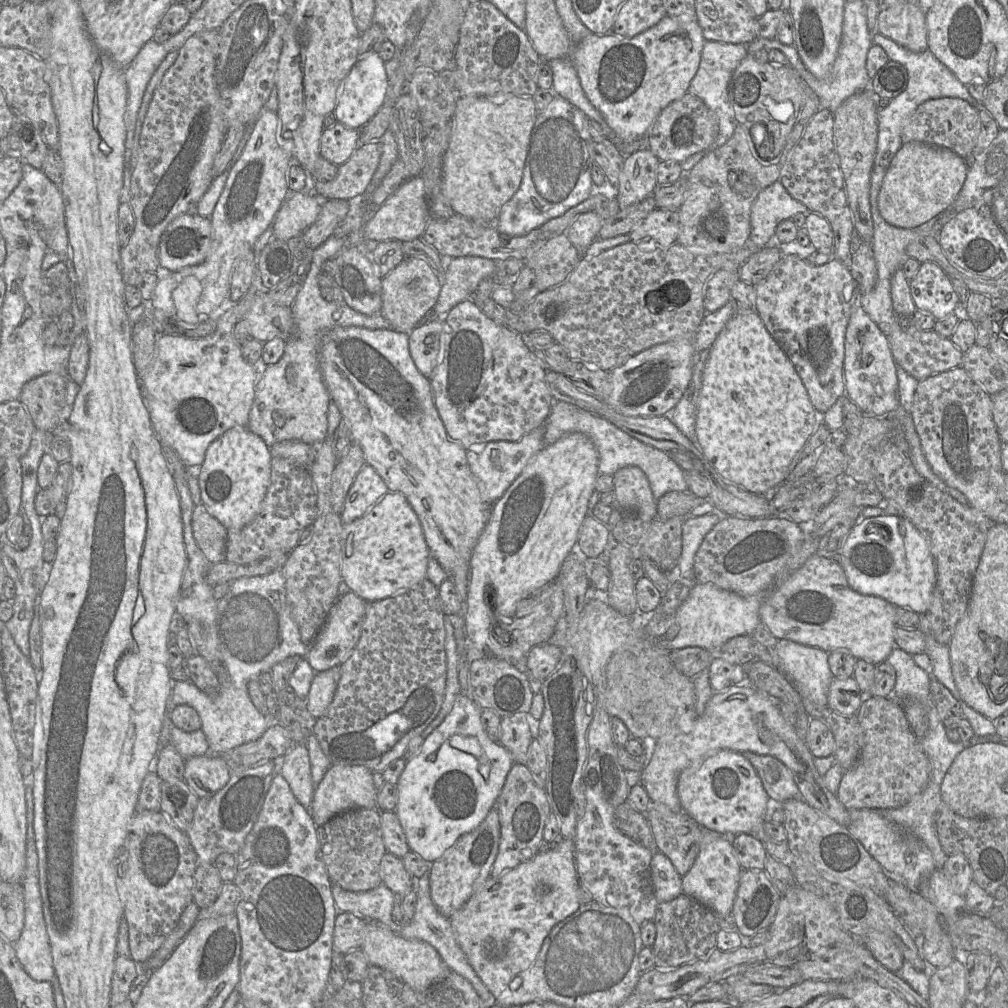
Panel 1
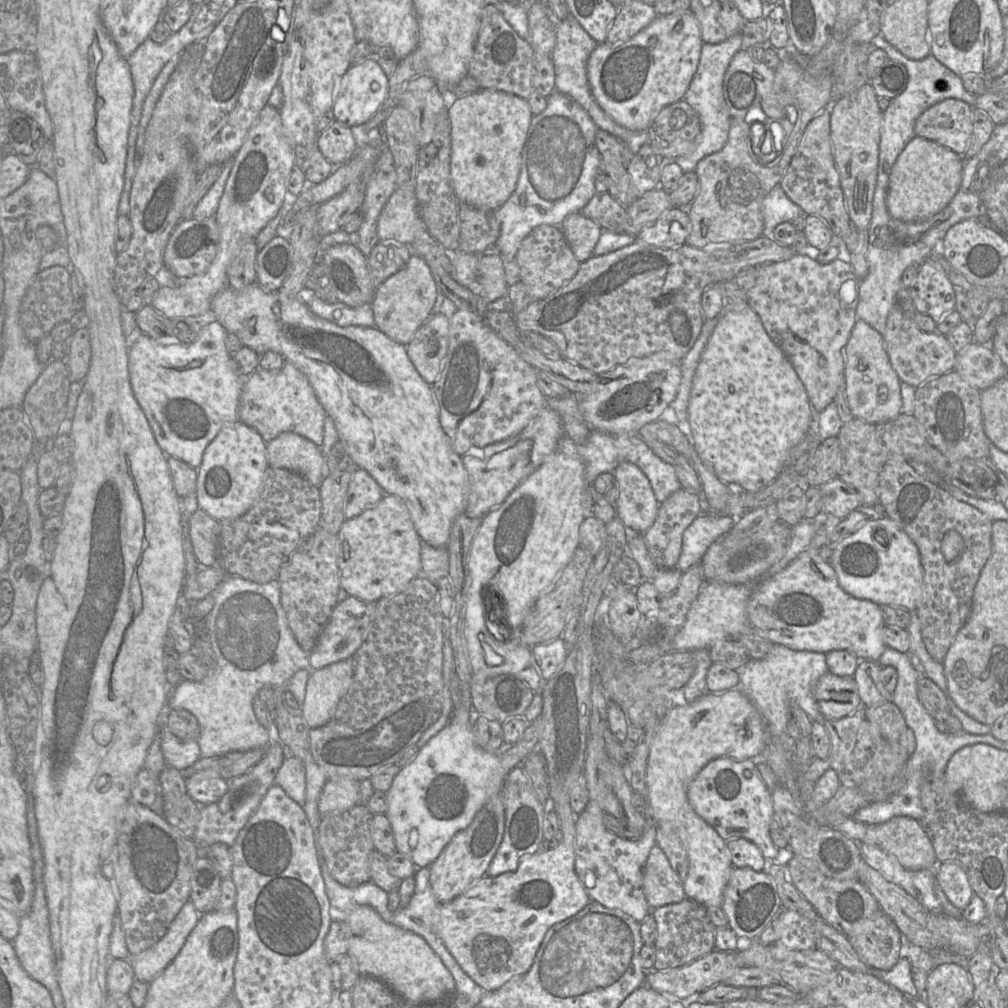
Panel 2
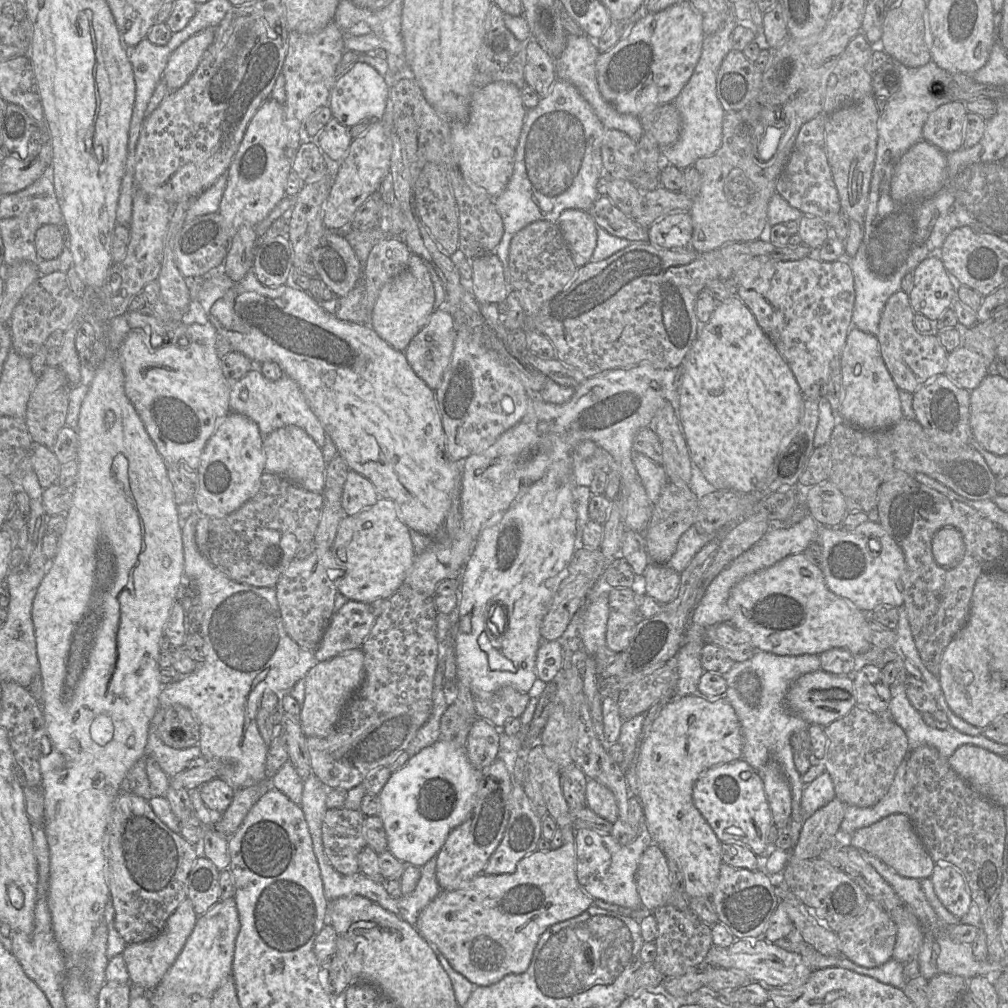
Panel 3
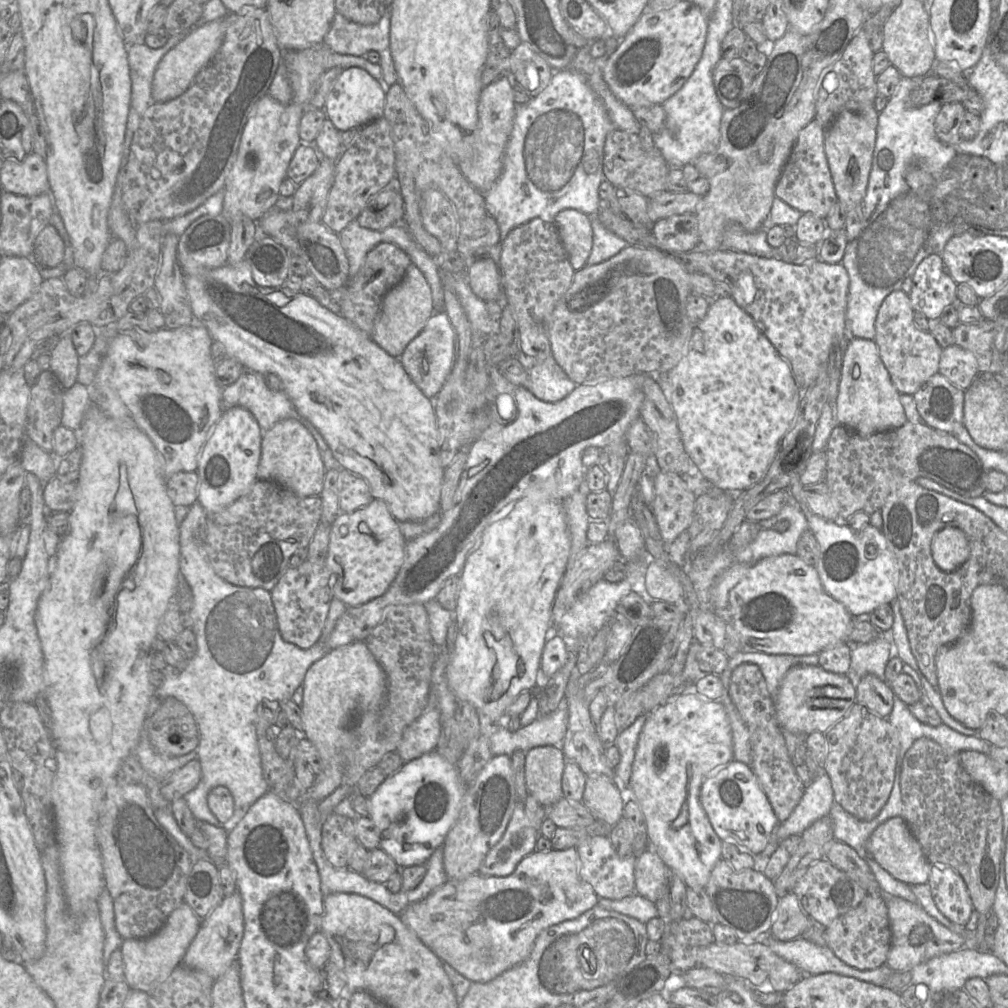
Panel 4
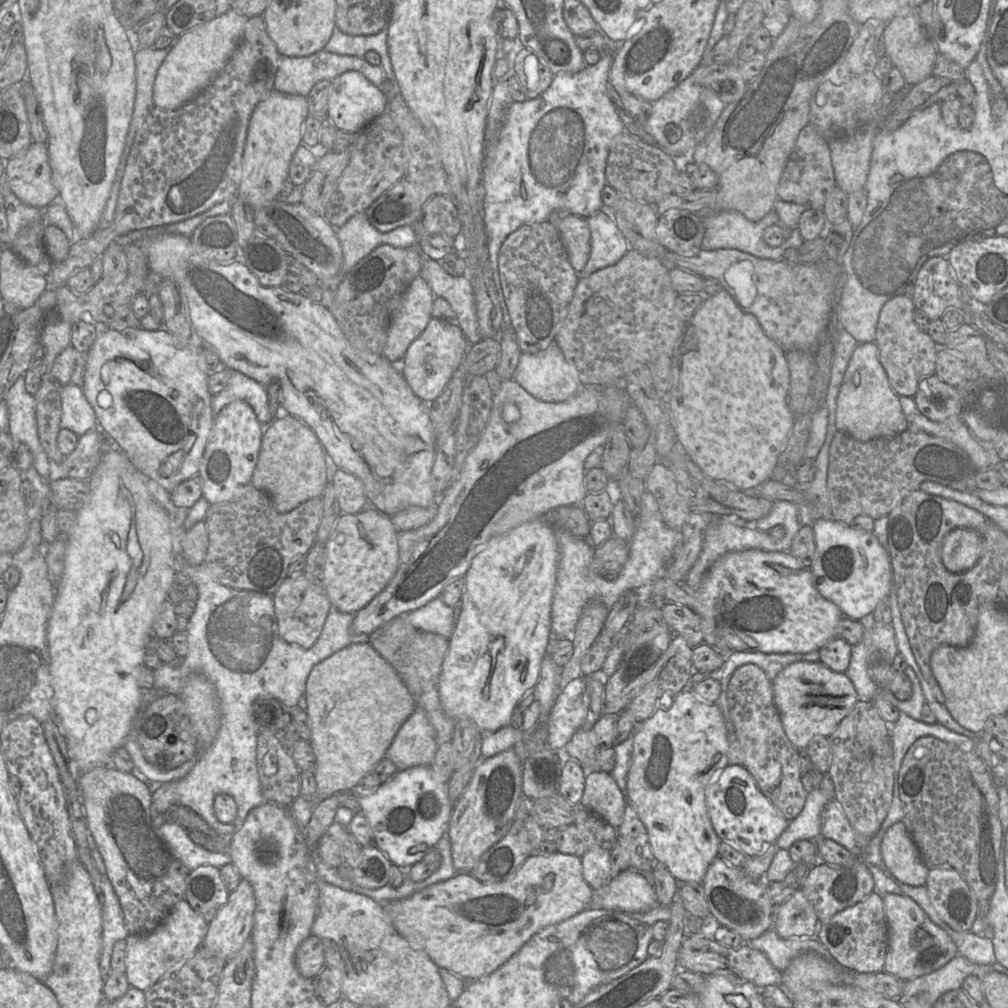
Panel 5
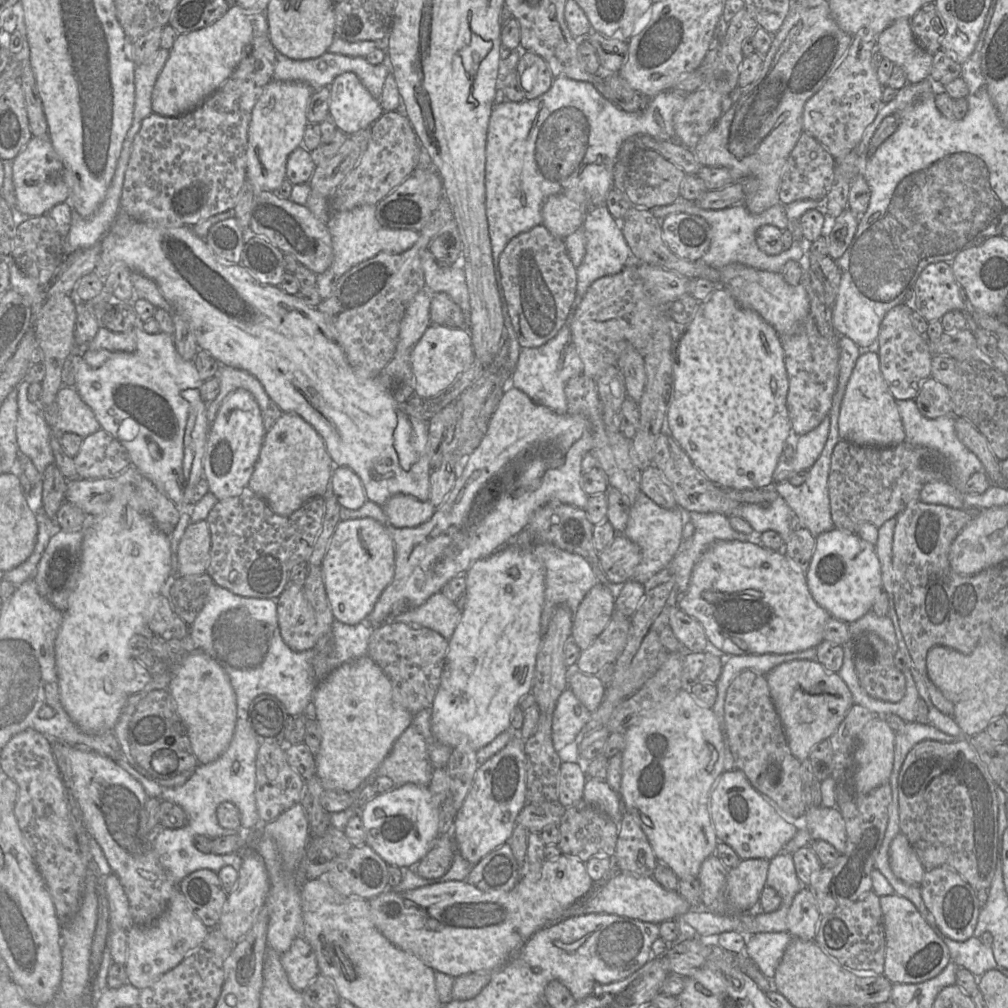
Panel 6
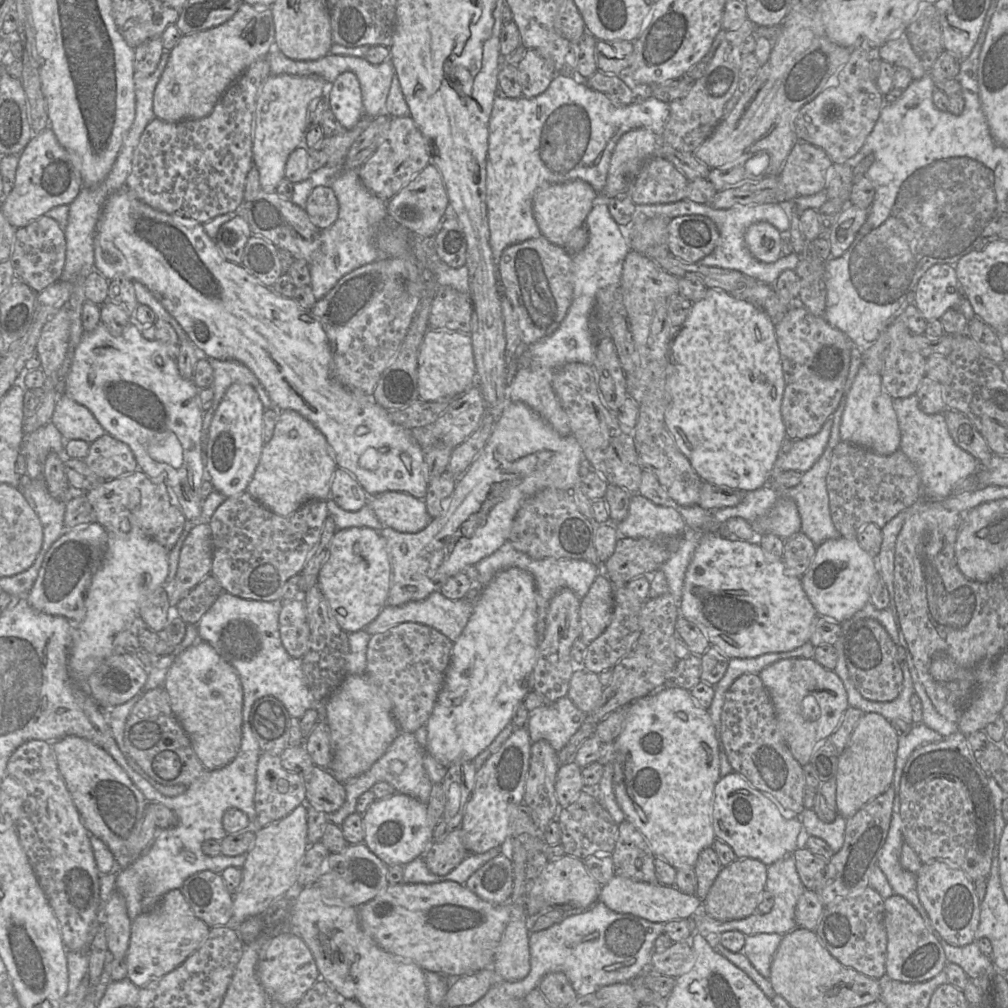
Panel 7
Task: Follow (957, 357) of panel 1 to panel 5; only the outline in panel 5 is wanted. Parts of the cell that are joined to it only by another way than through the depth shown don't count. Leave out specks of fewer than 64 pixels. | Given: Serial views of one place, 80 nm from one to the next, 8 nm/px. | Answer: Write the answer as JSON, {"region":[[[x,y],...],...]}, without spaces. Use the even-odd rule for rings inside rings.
{"region":[[[901,294],[891,298],[883,305],[877,322],[875,343],[878,347],[879,361],[887,374],[891,388],[899,397],[914,397],[920,381],[935,374],[936,357],[940,349],[929,334],[920,330],[916,325],[914,311],[912,298]]]}

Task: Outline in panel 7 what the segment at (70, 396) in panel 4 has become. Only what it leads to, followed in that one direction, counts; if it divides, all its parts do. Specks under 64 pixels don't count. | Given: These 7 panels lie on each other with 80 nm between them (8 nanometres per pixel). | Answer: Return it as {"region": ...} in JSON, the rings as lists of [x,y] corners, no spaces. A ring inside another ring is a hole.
{"region":[[[64,393],[57,400],[51,422],[68,440],[84,440],[92,443],[106,433],[93,414]]]}

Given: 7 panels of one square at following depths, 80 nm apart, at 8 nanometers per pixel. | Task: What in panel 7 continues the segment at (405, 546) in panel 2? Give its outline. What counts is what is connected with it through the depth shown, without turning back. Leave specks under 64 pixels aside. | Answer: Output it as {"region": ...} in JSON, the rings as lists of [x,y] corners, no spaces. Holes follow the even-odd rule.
{"region":[[[351,527],[337,530],[332,537],[318,585],[339,627],[353,633],[365,629],[387,605],[391,576],[389,554],[379,532],[368,527]]]}

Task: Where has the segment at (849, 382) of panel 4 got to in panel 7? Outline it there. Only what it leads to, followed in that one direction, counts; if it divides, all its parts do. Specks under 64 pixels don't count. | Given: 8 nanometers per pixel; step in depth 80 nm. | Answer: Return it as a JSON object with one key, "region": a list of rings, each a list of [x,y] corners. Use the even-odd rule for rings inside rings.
{"region":[[[863,364],[847,395],[840,423],[840,439],[881,455],[890,455],[900,449],[901,434],[893,398],[883,388],[881,375],[870,372]]]}

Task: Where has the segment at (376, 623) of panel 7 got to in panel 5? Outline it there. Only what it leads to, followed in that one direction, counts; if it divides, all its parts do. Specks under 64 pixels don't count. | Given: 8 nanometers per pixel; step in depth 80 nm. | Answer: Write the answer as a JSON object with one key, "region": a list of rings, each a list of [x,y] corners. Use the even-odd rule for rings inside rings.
{"region":[[[436,597],[419,609],[409,612],[407,620],[418,630],[437,633],[449,639],[455,626],[453,611],[440,597]]]}

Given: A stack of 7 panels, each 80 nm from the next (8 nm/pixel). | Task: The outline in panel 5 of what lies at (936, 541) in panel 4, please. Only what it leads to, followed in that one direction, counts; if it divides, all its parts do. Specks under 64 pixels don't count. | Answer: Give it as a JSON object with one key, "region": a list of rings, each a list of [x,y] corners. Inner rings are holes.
{"region":[[[956,528],[943,540],[941,559],[949,572],[962,573],[978,562],[982,547],[983,539],[976,530]]]}

